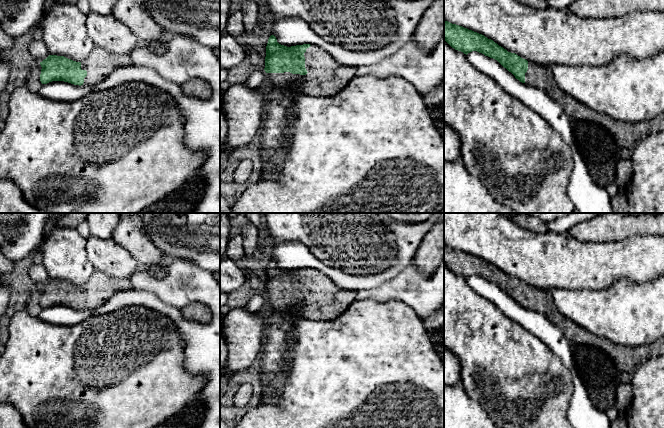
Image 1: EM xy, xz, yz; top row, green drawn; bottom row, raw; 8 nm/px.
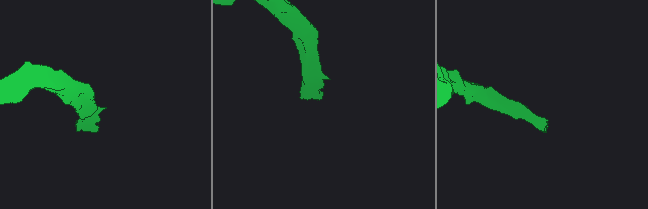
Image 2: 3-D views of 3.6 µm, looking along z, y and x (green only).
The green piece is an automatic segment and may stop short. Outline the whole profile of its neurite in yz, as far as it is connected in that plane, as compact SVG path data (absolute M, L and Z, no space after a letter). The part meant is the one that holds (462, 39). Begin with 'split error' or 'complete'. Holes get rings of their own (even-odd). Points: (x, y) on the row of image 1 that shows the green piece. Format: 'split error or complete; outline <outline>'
split error; outline M444 20L444 40L466 55L477 51L497 60L520 82L544 91L559 103L571 120L588 121L605 127L621 148L632 148L645 137L664 131L664 114L651 120L631 123L615 120L607 114L590 109L558 87L550 67L529 62L508 52L482 34Z

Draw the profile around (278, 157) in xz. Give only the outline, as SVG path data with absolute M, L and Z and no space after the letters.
M283 136L281 146L277 152L269 159L270 164L282 164L291 145L291 137Z

